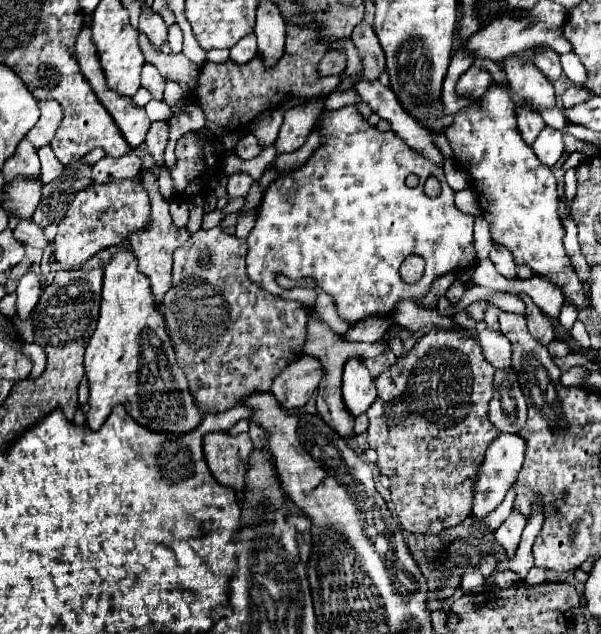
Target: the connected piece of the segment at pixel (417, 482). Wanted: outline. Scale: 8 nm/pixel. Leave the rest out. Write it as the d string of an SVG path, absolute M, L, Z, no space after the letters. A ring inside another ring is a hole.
M435 327L427 331L409 353L397 357L397 363L375 377L377 399L369 407L369 447L377 451L377 467L391 479L391 501L397 517L409 533L441 533L447 527L463 523L471 515L473 479L489 443L499 431L487 419L487 407L493 397L495 369L485 361L481 345L457 329Z

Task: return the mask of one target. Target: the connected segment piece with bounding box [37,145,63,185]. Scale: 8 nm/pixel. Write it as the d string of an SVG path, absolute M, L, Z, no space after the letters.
M49 145L41 147L37 153L39 153L39 159L41 159L41 179L43 179L43 185L47 185L53 179L63 175L63 165L55 159L55 155L53 155Z

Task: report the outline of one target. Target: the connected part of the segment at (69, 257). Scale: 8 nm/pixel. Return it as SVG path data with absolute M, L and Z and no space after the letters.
M119 179L119 181L111 181L111 183L93 183L87 189L79 191L73 199L73 203L69 205L65 217L59 221L59 233L55 237L55 257L57 261L67 267L79 267L83 263L87 263L93 255L97 255L103 249L121 245L131 233L141 231L143 227L147 227L147 223L151 221L151 203L149 203L149 195L147 191L141 187L139 179Z

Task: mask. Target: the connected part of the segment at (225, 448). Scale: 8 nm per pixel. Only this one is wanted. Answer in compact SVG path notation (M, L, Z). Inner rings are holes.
M223 431L207 433L203 437L203 451L207 465L213 477L231 489L237 491L239 499L245 499L245 473L247 473L247 459L251 457L253 443L247 433L231 437Z

